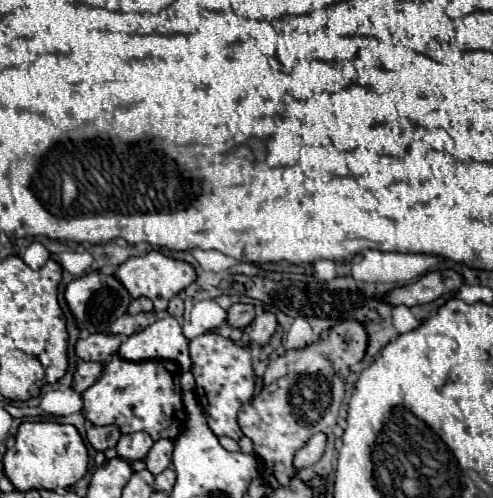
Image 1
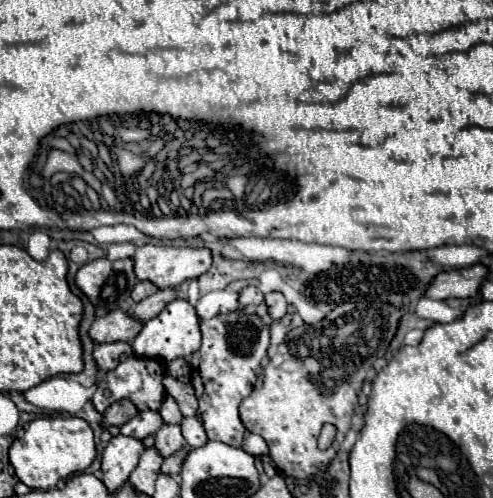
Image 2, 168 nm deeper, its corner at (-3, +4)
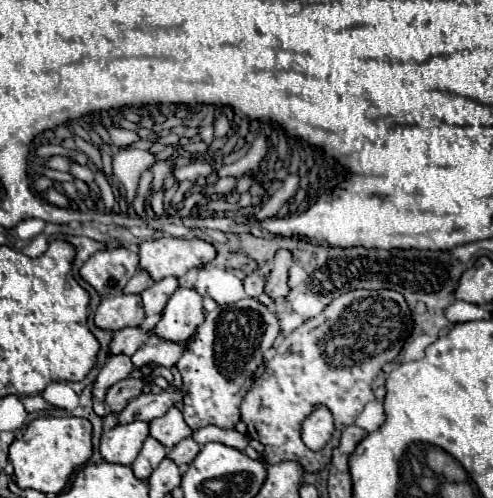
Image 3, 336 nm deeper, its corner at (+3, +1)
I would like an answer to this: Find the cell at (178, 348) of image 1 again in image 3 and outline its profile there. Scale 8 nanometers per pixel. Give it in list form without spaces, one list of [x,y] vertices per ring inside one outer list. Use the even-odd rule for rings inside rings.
[[[177,288],[151,332],[159,340],[187,344],[203,320],[205,316],[201,296],[195,290]]]

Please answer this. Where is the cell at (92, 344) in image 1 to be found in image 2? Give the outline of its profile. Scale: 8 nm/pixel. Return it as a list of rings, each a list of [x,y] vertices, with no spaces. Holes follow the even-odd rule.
[[[115,309],[103,317],[97,317],[89,333],[95,343],[107,343],[107,341],[131,343],[137,337],[141,327],[143,323],[139,319],[127,315],[127,311],[123,309]]]

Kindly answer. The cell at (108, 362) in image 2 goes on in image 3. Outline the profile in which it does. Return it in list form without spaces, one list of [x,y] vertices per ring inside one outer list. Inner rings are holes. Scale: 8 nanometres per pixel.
[[[123,328],[113,334],[113,340],[109,344],[109,354],[133,356],[141,346],[145,346],[147,340],[149,340],[149,334],[143,332],[141,328]]]

